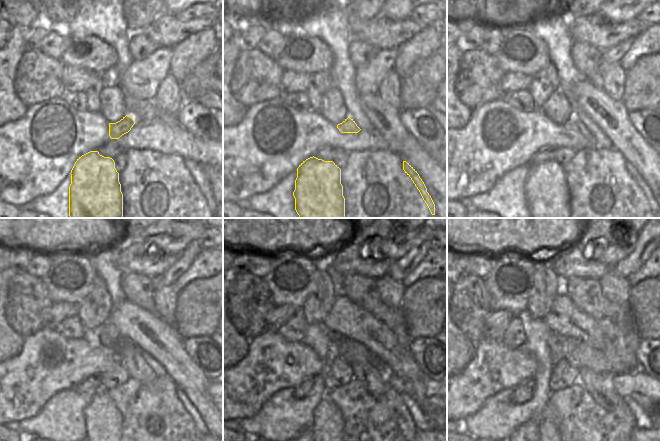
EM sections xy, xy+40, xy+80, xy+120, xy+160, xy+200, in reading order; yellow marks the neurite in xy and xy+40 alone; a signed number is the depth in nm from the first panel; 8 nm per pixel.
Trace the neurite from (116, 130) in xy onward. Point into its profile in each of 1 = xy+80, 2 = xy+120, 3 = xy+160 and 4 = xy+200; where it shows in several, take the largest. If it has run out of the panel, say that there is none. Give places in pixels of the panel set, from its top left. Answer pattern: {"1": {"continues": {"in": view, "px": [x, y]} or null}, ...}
{"1": {"continues": {"in": "xy+80", "px": [574, 127]}}, "2": {"continues": {"in": "xy+120", "px": [129, 356]}}, "3": {"continues": {"in": "xy+160", "px": [373, 379]}}, "4": {"continues": {"in": "xy+200", "px": [599, 386]}}}

